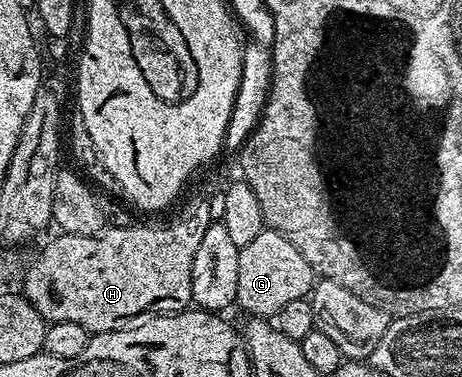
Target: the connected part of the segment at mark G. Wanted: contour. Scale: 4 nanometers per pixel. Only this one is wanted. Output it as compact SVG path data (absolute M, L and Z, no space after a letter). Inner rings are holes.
M262 230L259 238L254 238L243 246L239 254L239 290L236 307L249 312L253 318L273 318L287 302L304 300L310 295L315 283L313 267L291 246L286 236L272 230Z

